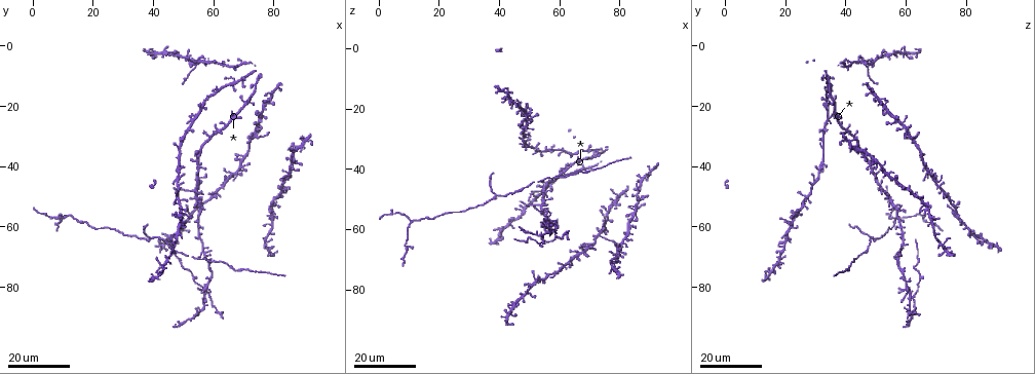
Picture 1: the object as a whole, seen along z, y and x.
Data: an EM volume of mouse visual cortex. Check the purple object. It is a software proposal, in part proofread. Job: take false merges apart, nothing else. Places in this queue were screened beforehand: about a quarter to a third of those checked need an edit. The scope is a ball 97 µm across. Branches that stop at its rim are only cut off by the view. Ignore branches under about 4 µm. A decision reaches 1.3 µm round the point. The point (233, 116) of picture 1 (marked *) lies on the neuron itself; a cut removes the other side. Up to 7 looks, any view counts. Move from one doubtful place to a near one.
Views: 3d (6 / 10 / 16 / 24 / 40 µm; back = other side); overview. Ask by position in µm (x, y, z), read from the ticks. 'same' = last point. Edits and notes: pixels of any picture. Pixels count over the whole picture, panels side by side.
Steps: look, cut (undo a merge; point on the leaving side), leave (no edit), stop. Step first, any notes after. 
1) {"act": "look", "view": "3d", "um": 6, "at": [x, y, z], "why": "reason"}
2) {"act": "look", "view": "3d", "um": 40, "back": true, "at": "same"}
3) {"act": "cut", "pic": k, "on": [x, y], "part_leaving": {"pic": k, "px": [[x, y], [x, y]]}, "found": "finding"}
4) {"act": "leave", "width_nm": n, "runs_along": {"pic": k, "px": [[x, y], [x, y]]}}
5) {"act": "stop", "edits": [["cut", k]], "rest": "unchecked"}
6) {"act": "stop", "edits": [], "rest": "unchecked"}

{"act": "look", "view": "3d", "um": 16, "at": [54, 6, 48], "why": "four or more arms meet"}

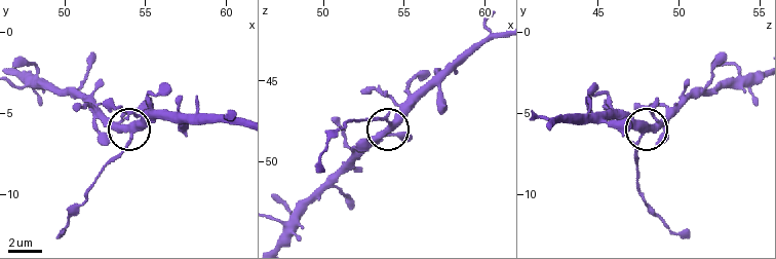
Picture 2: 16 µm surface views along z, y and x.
{"act": "look", "view": "3d", "um": 10, "at": [54.2, 6.0, 47.7]}

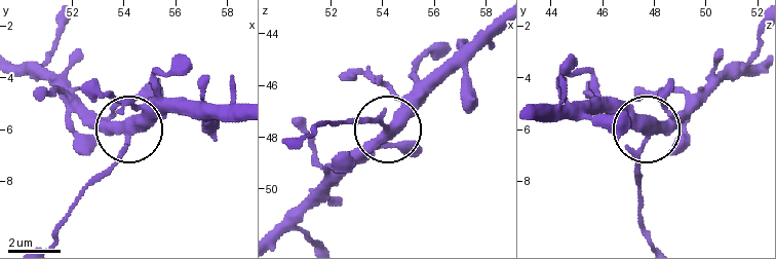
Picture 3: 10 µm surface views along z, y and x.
{"act": "cut", "pic": 3, "on": [109, 174], "width_nm": 330, "part_leaving": {"pic": 3, "px": [[127, 139], [121, 156], [81, 195], [56, 235]]}, "found": "two neurons meet here"}

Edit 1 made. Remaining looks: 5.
{"act": "look", "view": "3d", "um": 16, "at": [54, 47, 53], "why": "four or more arms meet"}

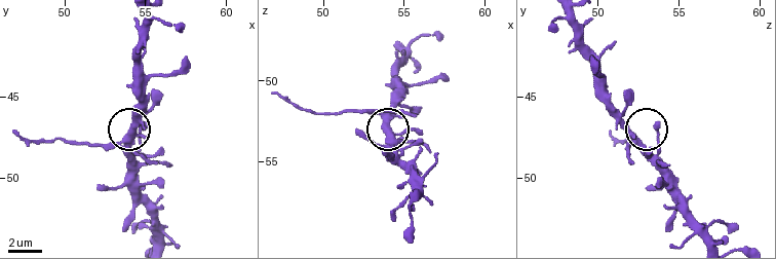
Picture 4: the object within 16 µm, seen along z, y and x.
{"act": "look", "view": "3d", "um": 6, "at": [53.9, 47.8, 52.3]}

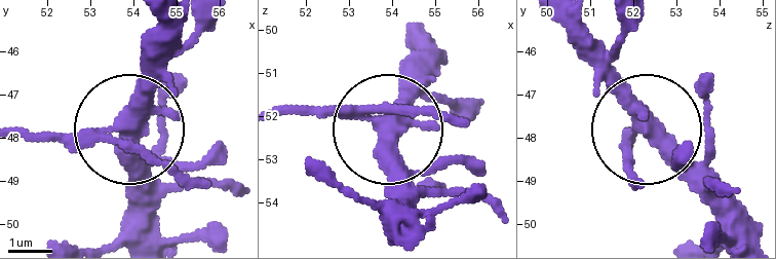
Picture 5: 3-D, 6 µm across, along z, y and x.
{"act": "cut", "pic": 5, "on": [153, 162], "part_leaving": {"pic": 5, "px": [[91, 138], [17, 138]]}, "found": "two neurons meet here"}

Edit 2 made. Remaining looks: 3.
{"act": "stop", "edits": [["cut", 3], ["cut", 5]], "rest": "unchecked"}

